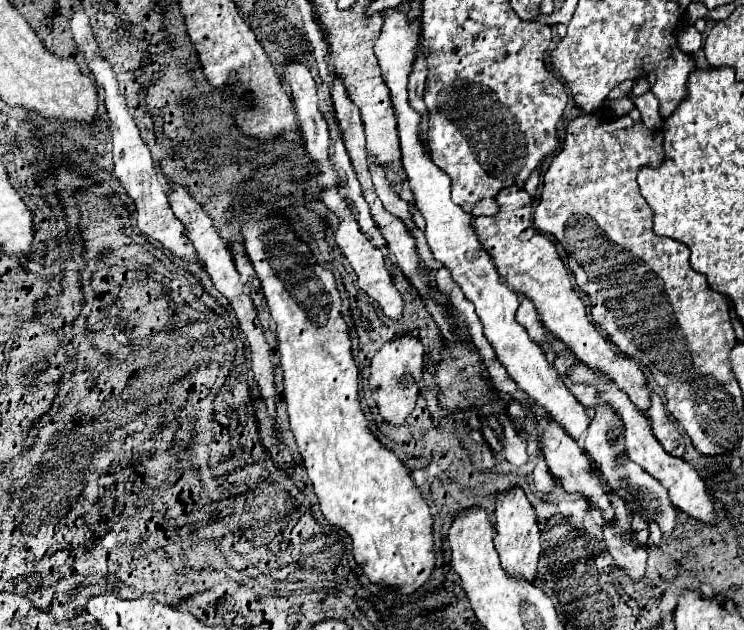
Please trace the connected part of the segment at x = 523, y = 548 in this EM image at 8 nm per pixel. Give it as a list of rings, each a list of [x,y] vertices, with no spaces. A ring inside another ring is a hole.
[[[513,486],[505,492],[495,494],[495,548],[501,556],[501,564],[509,574],[517,574],[525,578],[527,582],[533,582],[537,572],[537,560],[541,554],[541,542],[539,542],[539,528],[537,528],[537,516],[527,500],[523,488]]]

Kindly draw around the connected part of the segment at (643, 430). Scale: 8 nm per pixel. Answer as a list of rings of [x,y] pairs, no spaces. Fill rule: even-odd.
[[[575,362],[573,366],[569,366],[567,376],[575,384],[587,384],[587,386],[595,386],[597,388],[597,406],[611,406],[615,410],[615,414],[623,422],[623,428],[625,428],[625,434],[623,434],[625,452],[623,454],[631,462],[639,464],[645,472],[649,472],[655,480],[659,480],[667,488],[669,498],[671,498],[671,502],[677,508],[681,508],[683,512],[687,512],[689,516],[693,516],[693,518],[697,518],[701,522],[713,522],[715,520],[711,498],[707,496],[705,482],[701,480],[701,476],[697,474],[697,470],[689,462],[685,462],[683,458],[669,456],[669,452],[665,452],[665,448],[653,436],[649,420],[637,410],[637,406],[629,400],[629,396],[625,392],[621,392],[615,384],[611,384],[611,380],[605,380],[605,376],[601,376],[601,372],[593,372],[587,364],[581,364],[581,362]]]

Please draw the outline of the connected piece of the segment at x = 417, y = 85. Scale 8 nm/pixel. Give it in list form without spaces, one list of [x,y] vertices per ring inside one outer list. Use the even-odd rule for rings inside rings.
[[[419,48],[417,60],[415,60],[415,66],[413,66],[413,72],[409,76],[409,102],[423,116],[423,120],[421,120],[421,138],[423,140],[425,140],[425,132],[427,132],[427,108],[423,104],[425,76],[427,76],[427,72],[425,72],[425,62],[423,62],[423,48]]]

